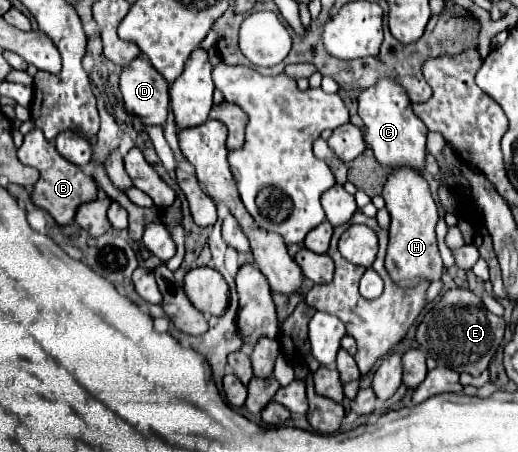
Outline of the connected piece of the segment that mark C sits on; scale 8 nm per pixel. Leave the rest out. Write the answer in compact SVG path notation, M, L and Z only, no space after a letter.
M381 79L375 87L365 89L359 95L359 117L365 125L365 143L373 151L375 159L389 169L411 167L415 171L425 169L425 139L427 129L411 109L411 101L393 79Z

